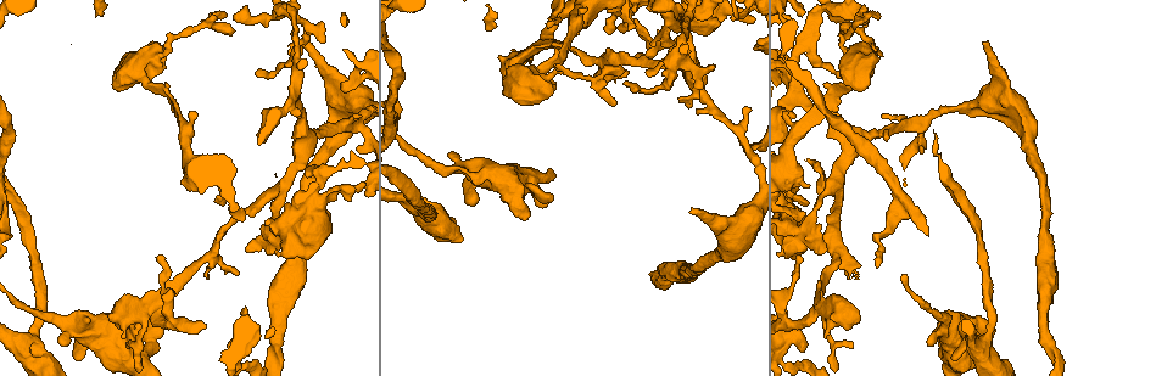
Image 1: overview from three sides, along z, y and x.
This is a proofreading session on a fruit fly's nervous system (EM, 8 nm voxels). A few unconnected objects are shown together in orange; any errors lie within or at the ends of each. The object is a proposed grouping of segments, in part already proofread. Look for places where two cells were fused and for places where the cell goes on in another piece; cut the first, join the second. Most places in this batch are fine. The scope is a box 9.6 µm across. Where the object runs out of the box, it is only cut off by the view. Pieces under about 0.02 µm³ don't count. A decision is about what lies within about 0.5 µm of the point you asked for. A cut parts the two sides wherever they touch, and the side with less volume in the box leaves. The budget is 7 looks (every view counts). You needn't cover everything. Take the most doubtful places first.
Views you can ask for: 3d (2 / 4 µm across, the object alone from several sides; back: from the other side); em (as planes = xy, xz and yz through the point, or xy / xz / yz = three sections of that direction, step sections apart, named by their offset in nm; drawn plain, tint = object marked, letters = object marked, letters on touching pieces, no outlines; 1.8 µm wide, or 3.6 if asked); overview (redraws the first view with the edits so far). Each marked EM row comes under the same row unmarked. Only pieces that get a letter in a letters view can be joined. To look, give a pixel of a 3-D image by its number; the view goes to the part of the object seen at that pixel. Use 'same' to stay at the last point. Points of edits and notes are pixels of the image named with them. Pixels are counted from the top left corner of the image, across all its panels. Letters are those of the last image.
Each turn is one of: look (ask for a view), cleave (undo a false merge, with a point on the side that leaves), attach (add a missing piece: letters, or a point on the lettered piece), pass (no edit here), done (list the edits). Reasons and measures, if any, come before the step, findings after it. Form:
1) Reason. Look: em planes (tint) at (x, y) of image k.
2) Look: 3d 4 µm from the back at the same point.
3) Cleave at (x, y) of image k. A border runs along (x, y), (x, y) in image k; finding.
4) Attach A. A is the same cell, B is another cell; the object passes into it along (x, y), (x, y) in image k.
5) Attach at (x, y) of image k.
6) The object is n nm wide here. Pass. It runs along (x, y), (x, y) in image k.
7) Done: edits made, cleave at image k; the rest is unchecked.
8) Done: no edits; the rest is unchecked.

Branch stops here. Look: em planes (letters) at (622, 30) of image 1.

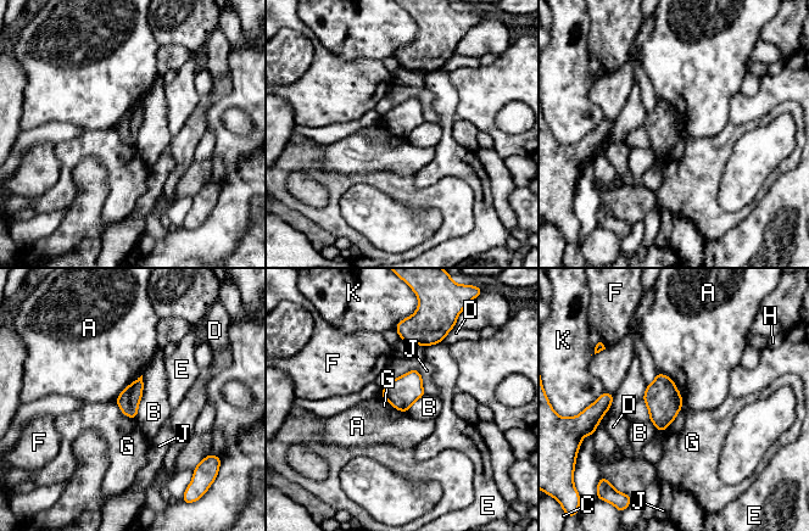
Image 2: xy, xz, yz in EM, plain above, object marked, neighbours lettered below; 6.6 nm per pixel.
Pass. A, B, C, D, E, F, G, H, J and K are other cells; a border runs along (684, 404), (674, 420), (663, 431) in image 2; no lettered piece goes on from it.

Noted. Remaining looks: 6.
Branch point. Look: em 3.6 µm xz step 16 (tint) at (40, 349) of image 1.

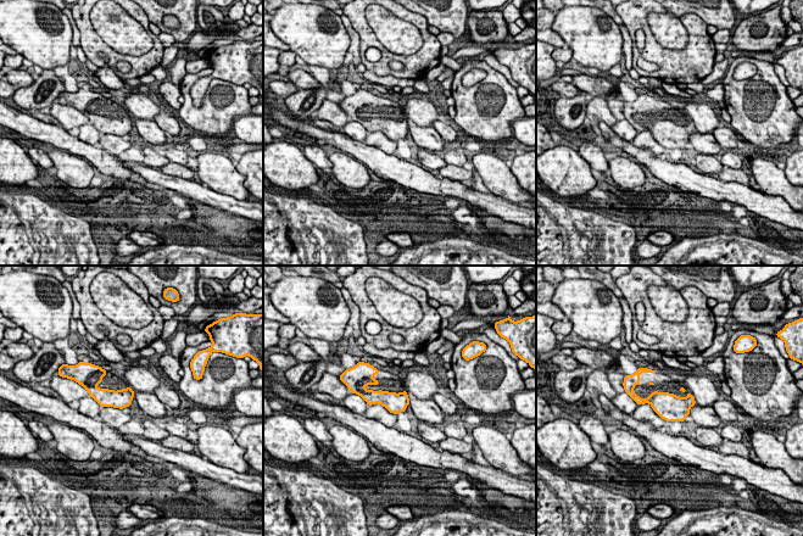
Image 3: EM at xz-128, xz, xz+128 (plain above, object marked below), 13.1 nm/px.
Look: em 3.6 µm xz step 16 (letters) at the same point.

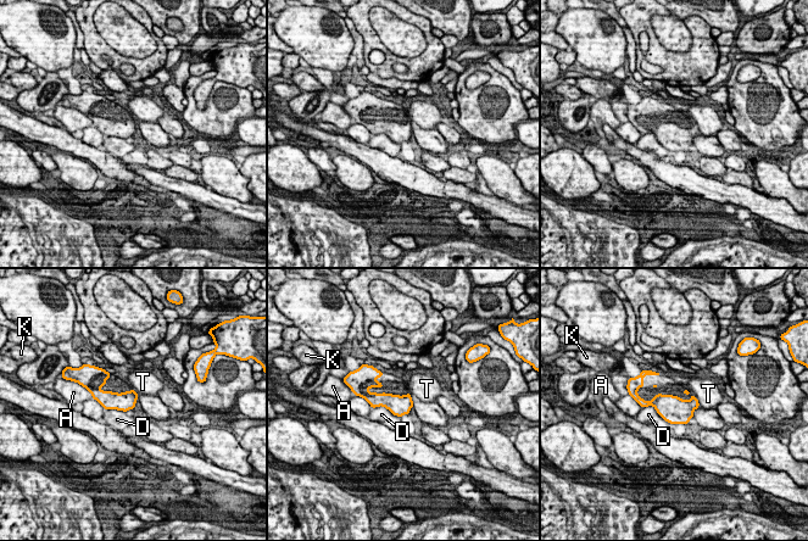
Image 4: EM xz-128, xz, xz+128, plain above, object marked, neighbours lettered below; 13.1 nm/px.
Pass. A, D, K and T are other cells; a border runs along (372, 407), (384, 406), (400, 417) in image 4; all the same cell.

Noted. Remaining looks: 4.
Free end. Look: em yz step 8 (letters) at (577, 33) of image 1.

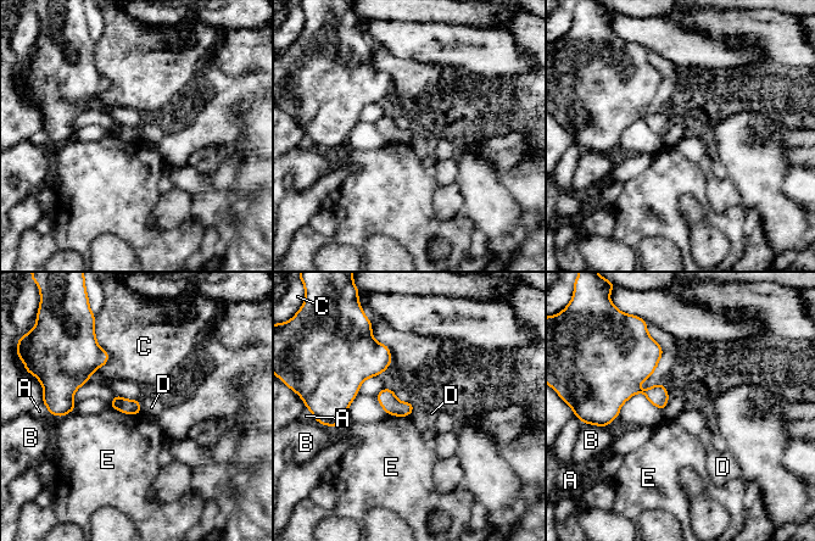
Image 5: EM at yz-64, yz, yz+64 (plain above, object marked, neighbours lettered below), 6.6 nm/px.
Cut it another way. Look: em planes (letters) at the same point.

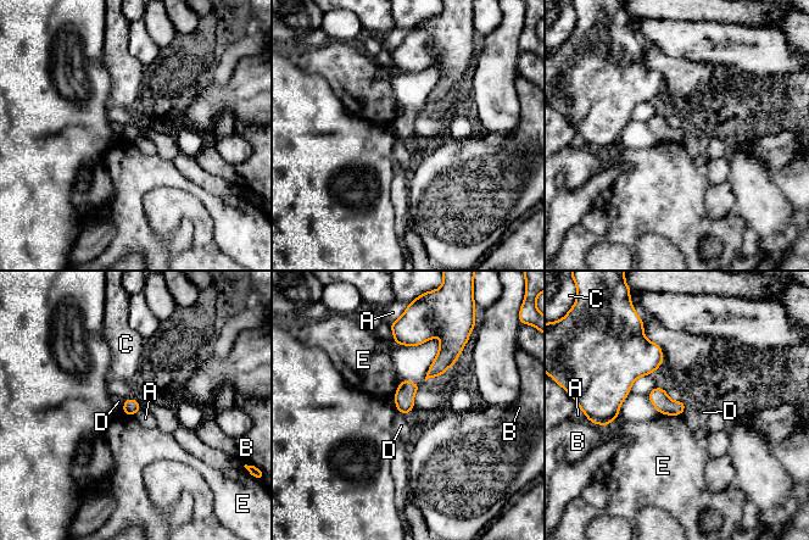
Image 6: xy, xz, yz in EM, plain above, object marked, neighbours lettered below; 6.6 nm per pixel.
Pass. A, B, C, D and E are other cells; a border runs along (140, 407), (133, 415) in image 6; none of them fits.

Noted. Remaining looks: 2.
Done: no edits; the rest is unchecked.

